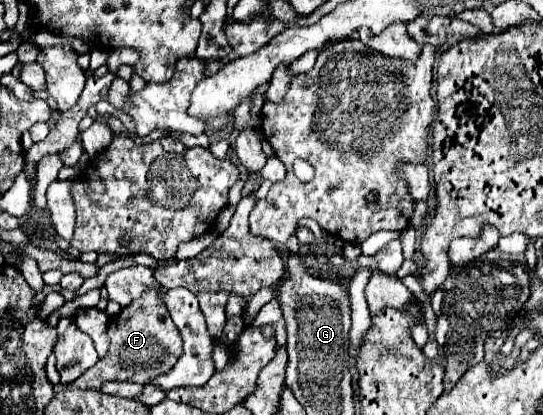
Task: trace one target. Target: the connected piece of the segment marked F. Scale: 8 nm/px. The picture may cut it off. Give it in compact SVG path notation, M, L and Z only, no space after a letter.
M144 294L142 298L134 300L130 306L122 308L120 314L108 320L108 338L110 348L104 358L100 358L90 370L86 370L76 382L68 384L70 388L98 390L106 382L136 382L136 384L152 384L160 374L166 374L182 356L180 346L180 332L172 322L164 302L158 294Z

